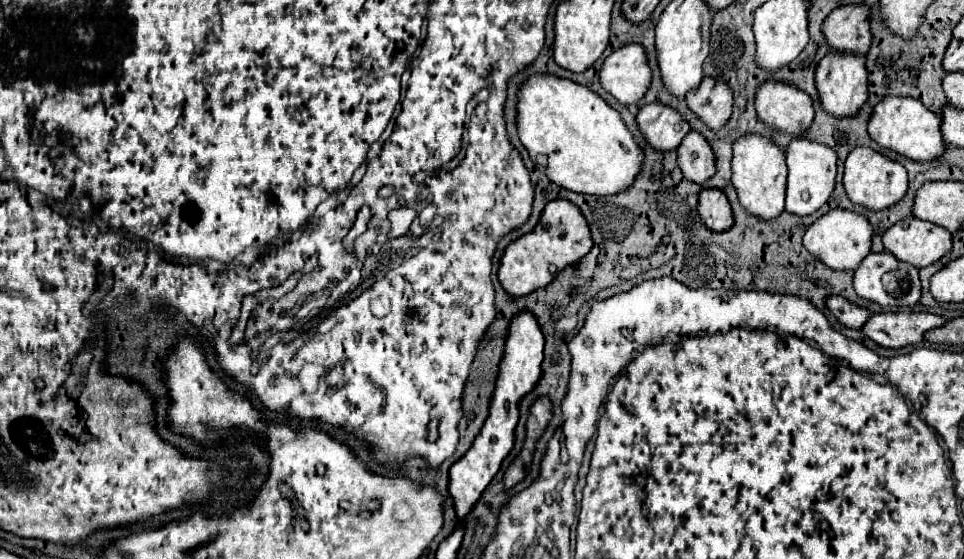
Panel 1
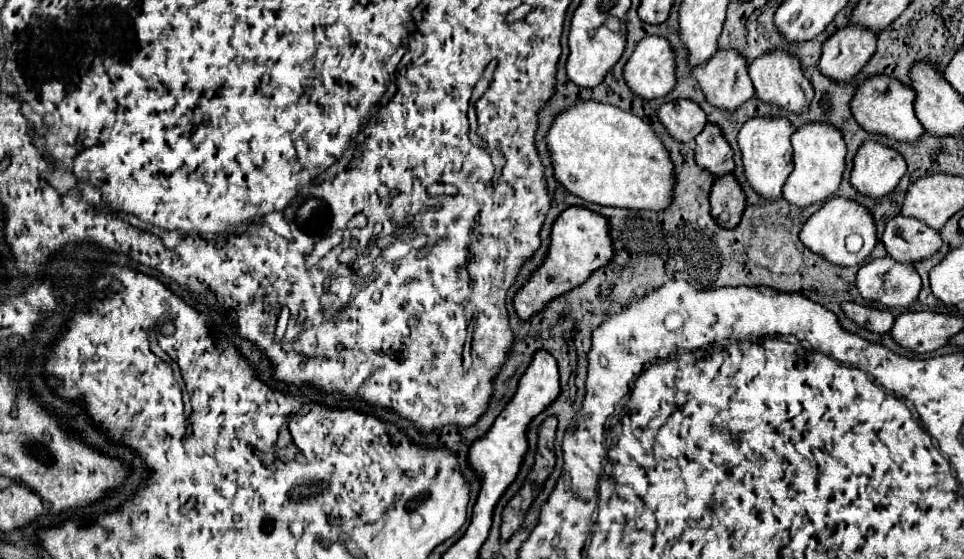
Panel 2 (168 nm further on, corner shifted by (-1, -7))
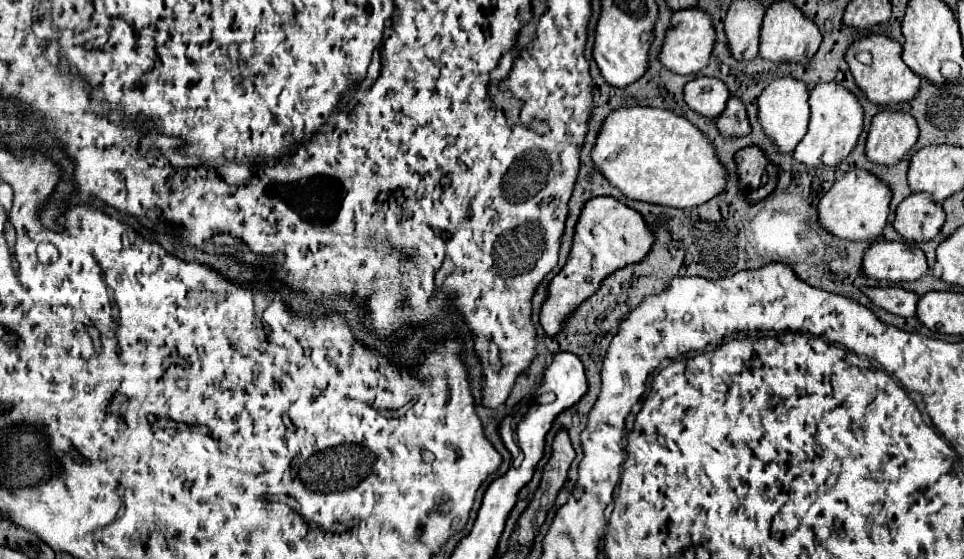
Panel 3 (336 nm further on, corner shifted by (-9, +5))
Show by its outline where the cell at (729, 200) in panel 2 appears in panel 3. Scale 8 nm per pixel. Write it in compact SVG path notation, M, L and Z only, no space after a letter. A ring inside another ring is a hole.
M746 147L746 149L738 151L736 153L736 163L738 163L740 185L744 189L748 189L748 199L750 201L756 203L756 201L768 197L776 189L778 171L776 171L776 167L772 169L772 163L768 161L766 153L760 147ZM768 169L770 169L770 181L766 185L762 185L764 171L768 173Z

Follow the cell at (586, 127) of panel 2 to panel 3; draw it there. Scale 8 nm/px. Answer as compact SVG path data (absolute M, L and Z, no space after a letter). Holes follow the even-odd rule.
M624 107L608 115L592 151L596 169L628 199L690 209L726 189L726 171L710 139L686 117L668 109Z

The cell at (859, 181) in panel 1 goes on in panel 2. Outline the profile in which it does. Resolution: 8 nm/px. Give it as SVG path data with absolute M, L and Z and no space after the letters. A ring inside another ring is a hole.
M868 141L860 151L856 151L850 183L858 193L880 199L898 187L904 173L906 161L898 151L884 147L882 143Z

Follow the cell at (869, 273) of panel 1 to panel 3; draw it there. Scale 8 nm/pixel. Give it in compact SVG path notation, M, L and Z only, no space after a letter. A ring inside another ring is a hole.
M876 241L864 251L864 273L872 279L916 281L928 265L926 255L904 241Z

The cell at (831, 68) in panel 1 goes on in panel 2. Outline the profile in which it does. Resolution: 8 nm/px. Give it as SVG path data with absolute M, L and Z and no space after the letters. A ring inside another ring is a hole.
M846 25L826 43L818 63L822 75L836 83L850 83L876 51L876 33Z

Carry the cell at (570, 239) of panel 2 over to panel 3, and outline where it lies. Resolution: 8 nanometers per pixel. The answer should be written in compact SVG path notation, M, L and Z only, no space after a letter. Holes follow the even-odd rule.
M612 197L590 199L584 205L584 211L576 225L570 259L564 269L552 279L548 289L550 295L542 305L540 323L546 335L558 335L564 327L564 321L570 319L570 315L584 303L584 299L590 299L600 289L600 283L606 277L630 263L644 261L652 245L654 231L644 223L644 217L638 211Z

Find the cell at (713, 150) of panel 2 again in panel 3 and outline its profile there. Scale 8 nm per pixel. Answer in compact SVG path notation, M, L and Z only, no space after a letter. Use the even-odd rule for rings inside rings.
M730 97L726 103L726 109L718 117L718 127L726 135L748 135L750 133L750 121L746 115L746 107L738 97Z

